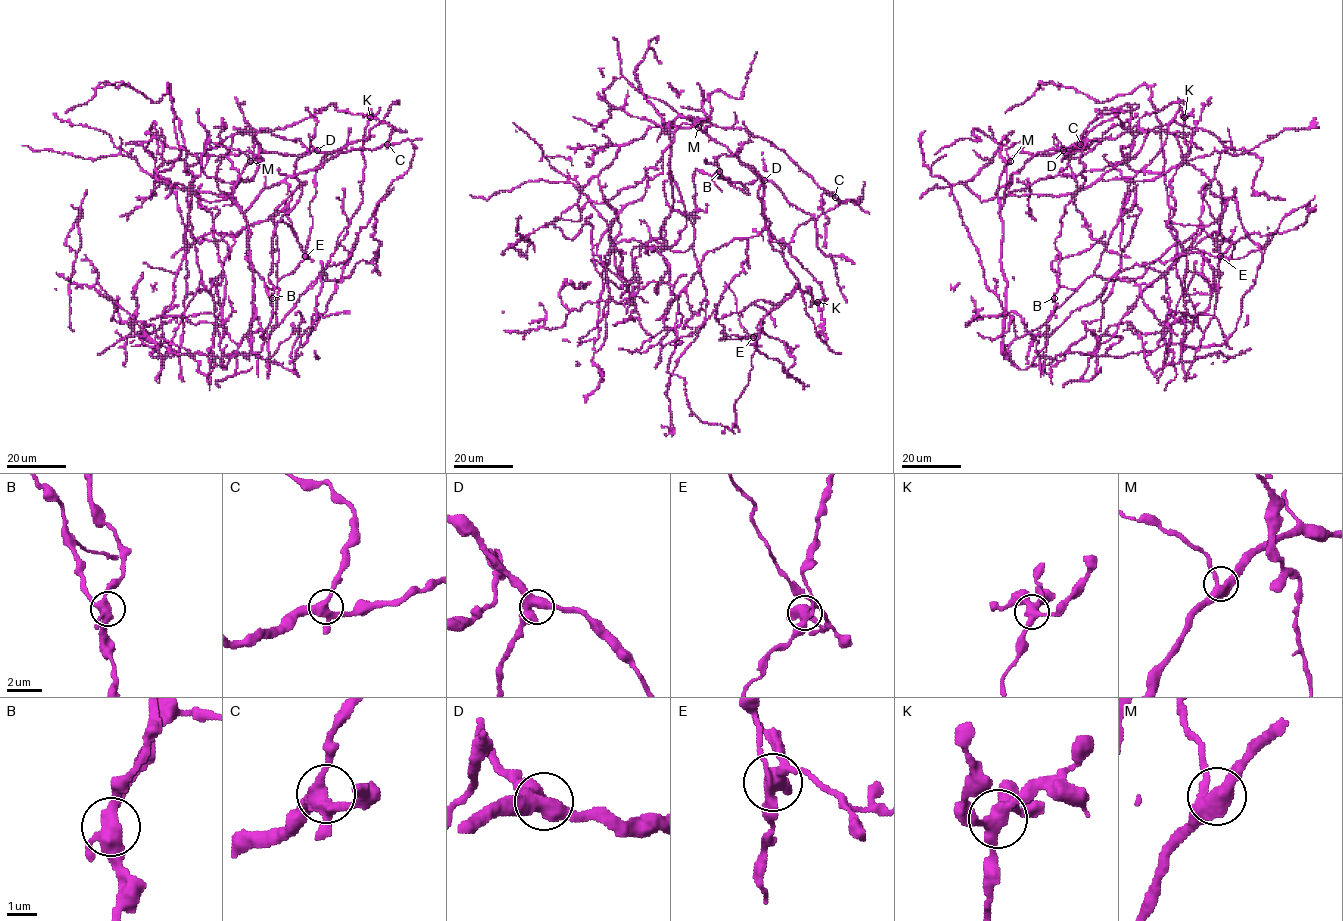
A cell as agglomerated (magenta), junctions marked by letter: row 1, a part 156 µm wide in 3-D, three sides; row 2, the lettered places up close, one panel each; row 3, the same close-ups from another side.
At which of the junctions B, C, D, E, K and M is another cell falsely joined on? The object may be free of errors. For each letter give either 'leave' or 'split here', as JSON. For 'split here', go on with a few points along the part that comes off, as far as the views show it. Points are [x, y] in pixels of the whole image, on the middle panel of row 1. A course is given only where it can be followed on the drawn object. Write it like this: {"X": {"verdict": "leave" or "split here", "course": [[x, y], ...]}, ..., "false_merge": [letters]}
{"B": {"verdict": "leave"}, "C": {"verdict": "leave"}, "D": {"verdict": "leave"}, "E": {"verdict": "split here", "course": [[753, 337], [757, 350], [751, 357], [749, 381], [735, 401], [734, 427], [732, 423]]}, "K": {"verdict": "leave"}, "M": {"verdict": "leave"}, "false_merge": ["E"]}

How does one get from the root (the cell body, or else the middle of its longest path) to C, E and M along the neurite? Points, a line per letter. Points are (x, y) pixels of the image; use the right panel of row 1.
C: (1015, 339), (1008, 357), (1003, 351), (1006, 278), (999, 209), (1004, 192), (1010, 175), (1038, 152), (1080, 144)
E: (1015, 339), (1091, 276), (1148, 284), (1193, 248), (1220, 259), (1294, 229), (1310, 203), (1267, 245), (1220, 256)
M: (1015, 339), (1008, 357), (1003, 351), (1006, 278), (1001, 261), (1003, 222), (997, 186), (1010, 161)

